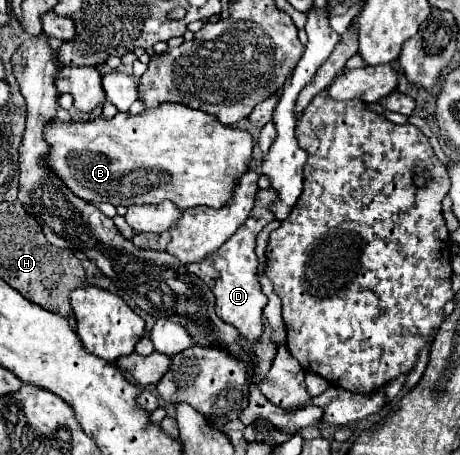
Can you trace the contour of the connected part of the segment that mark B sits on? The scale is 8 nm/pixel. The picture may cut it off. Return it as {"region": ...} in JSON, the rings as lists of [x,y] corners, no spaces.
{"region":[[[160,104],[158,108],[152,108],[150,112],[144,110],[142,114],[130,116],[124,112],[118,112],[114,118],[104,120],[104,118],[96,118],[94,122],[52,122],[46,126],[44,130],[44,138],[50,144],[50,154],[48,154],[48,164],[50,168],[64,180],[64,184],[82,200],[86,202],[110,202],[114,206],[132,206],[132,204],[160,204],[164,200],[174,202],[180,210],[184,208],[192,208],[192,206],[210,206],[210,208],[224,208],[232,202],[232,194],[238,186],[238,180],[248,172],[250,162],[252,162],[252,148],[254,148],[254,140],[252,134],[240,128],[232,128],[232,126],[224,126],[222,122],[216,122],[216,118],[212,118],[212,114],[204,114],[200,110],[192,110],[184,104]]]}

